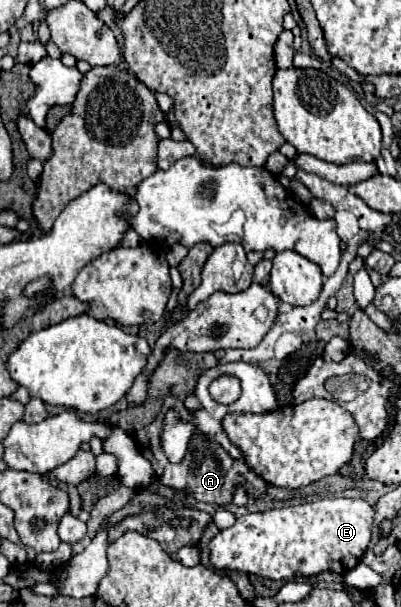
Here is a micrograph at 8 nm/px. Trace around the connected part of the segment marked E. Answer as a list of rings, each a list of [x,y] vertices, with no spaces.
[[[319,498],[313,502],[283,506],[265,512],[249,512],[237,518],[231,528],[219,530],[219,534],[209,542],[209,558],[217,572],[243,572],[255,574],[269,580],[293,580],[295,574],[315,576],[323,570],[333,570],[337,574],[351,572],[363,558],[373,532],[375,508],[363,498]]]

